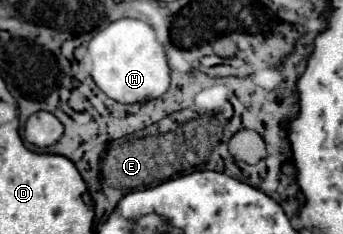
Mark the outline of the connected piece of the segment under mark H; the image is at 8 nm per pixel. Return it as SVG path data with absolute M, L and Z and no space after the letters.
M118 19L106 29L98 31L88 53L92 57L94 83L118 103L146 103L166 93L170 87L170 67L166 53L154 33L154 29L140 19Z

